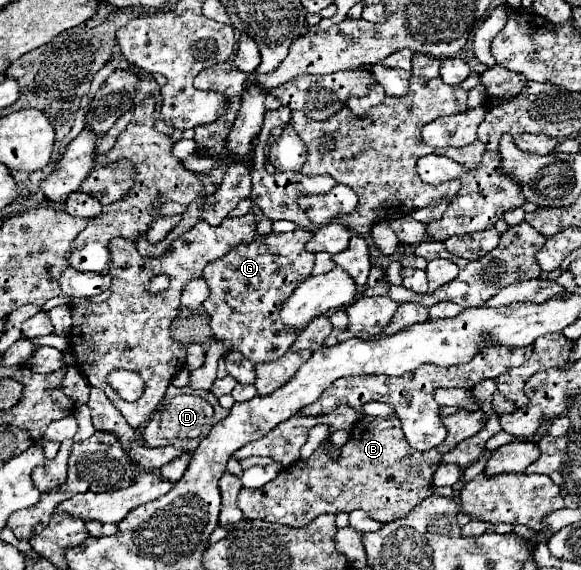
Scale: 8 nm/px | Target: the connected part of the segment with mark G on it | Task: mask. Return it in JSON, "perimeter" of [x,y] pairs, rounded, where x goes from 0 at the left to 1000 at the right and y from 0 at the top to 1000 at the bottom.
{"perimeter":[[[511,398],[501,409],[466,409],[460,416],[446,412],[439,423],[408,430],[387,451],[356,461],[356,468],[349,472],[349,489],[360,500],[360,521],[356,528],[349,528],[349,542],[360,553],[363,563],[360,570],[370,584],[370,595],[398,598],[401,602],[398,612],[415,616],[435,640],[484,630],[511,591],[508,577],[487,577],[487,570],[480,570],[477,563],[480,563],[480,535],[508,511],[508,504],[518,493],[525,493],[535,482],[542,447],[525,437],[525,426],[532,419],[535,419],[535,405],[522,398]]]}

